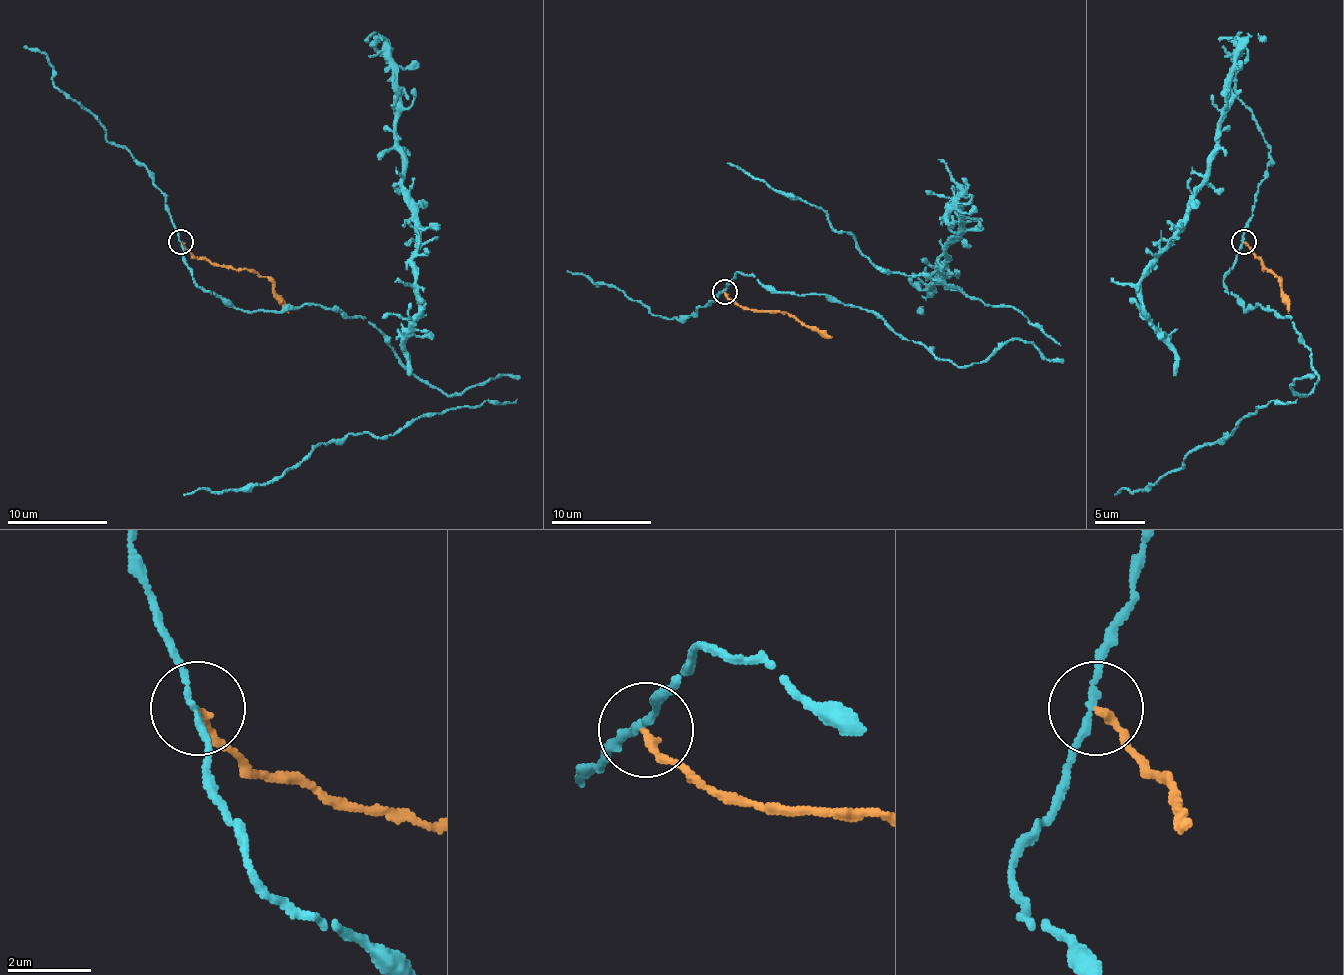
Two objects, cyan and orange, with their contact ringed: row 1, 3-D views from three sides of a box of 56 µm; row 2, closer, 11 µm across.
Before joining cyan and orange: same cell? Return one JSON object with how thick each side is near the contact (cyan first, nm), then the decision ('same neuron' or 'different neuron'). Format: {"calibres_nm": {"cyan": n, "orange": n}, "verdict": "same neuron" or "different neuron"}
{"calibres_nm": {"cyan": 160, "orange": 190}, "verdict": "different neuron"}

